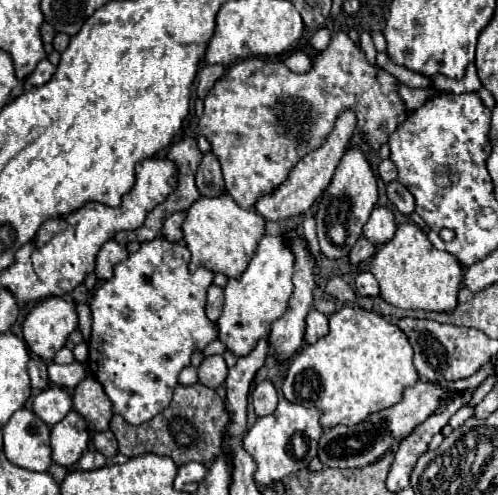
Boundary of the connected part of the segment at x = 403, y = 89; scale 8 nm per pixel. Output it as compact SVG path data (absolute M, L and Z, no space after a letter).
M397 84L401 100L405 102L407 110L417 110L419 106L423 106L431 96L437 94L435 88L409 88L405 84Z

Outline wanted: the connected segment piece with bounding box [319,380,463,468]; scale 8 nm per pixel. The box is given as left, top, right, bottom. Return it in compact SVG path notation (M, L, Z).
M419 380L415 386L409 386L403 390L401 402L397 402L397 404L381 410L381 412L371 414L371 420L363 420L353 428L349 428L349 426L327 428L319 440L319 458L329 468L361 468L361 466L367 466L367 464L375 462L377 458L381 458L397 442L407 438L413 432L413 428L419 426L421 422L425 422L425 418L429 418L443 402L449 404L449 402L453 402L453 398L459 398L461 394L463 392L449 390L441 384Z

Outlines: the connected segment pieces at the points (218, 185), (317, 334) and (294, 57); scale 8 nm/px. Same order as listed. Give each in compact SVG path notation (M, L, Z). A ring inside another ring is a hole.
M207 152L199 164L197 176L195 176L195 184L201 196L207 198L215 198L225 194L225 182L223 182L223 174L221 174L221 166L219 160Z
M311 310L307 316L307 332L305 332L305 342L315 344L319 338L323 338L329 332L329 318L317 310Z
M303 50L292 52L285 59L286 66L295 73L306 73L310 70L312 62Z

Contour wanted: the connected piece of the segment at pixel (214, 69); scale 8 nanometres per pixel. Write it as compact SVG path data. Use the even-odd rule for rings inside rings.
M215 64L215 66L205 66L201 72L199 72L199 86L197 86L197 96L203 100L205 94L209 92L209 88L215 84L215 80L219 80L225 72L225 66L221 64Z

